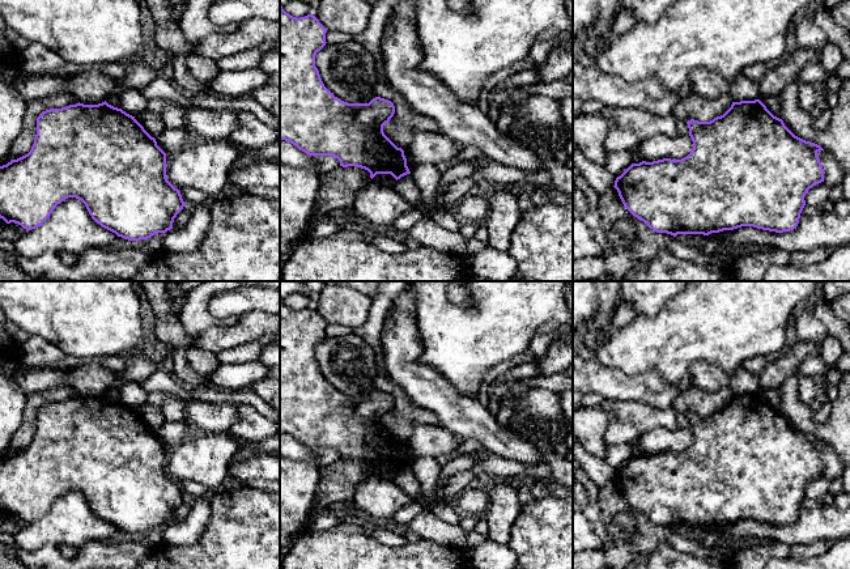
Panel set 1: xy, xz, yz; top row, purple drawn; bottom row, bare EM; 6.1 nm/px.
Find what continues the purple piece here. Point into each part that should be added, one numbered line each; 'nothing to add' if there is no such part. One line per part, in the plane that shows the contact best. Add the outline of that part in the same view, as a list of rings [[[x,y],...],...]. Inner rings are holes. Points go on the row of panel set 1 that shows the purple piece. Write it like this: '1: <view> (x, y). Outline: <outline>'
nothing to add

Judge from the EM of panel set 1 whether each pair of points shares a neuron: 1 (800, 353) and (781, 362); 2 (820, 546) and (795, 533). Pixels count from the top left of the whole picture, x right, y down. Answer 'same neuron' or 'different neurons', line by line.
1: same neuron
2: different neurons

